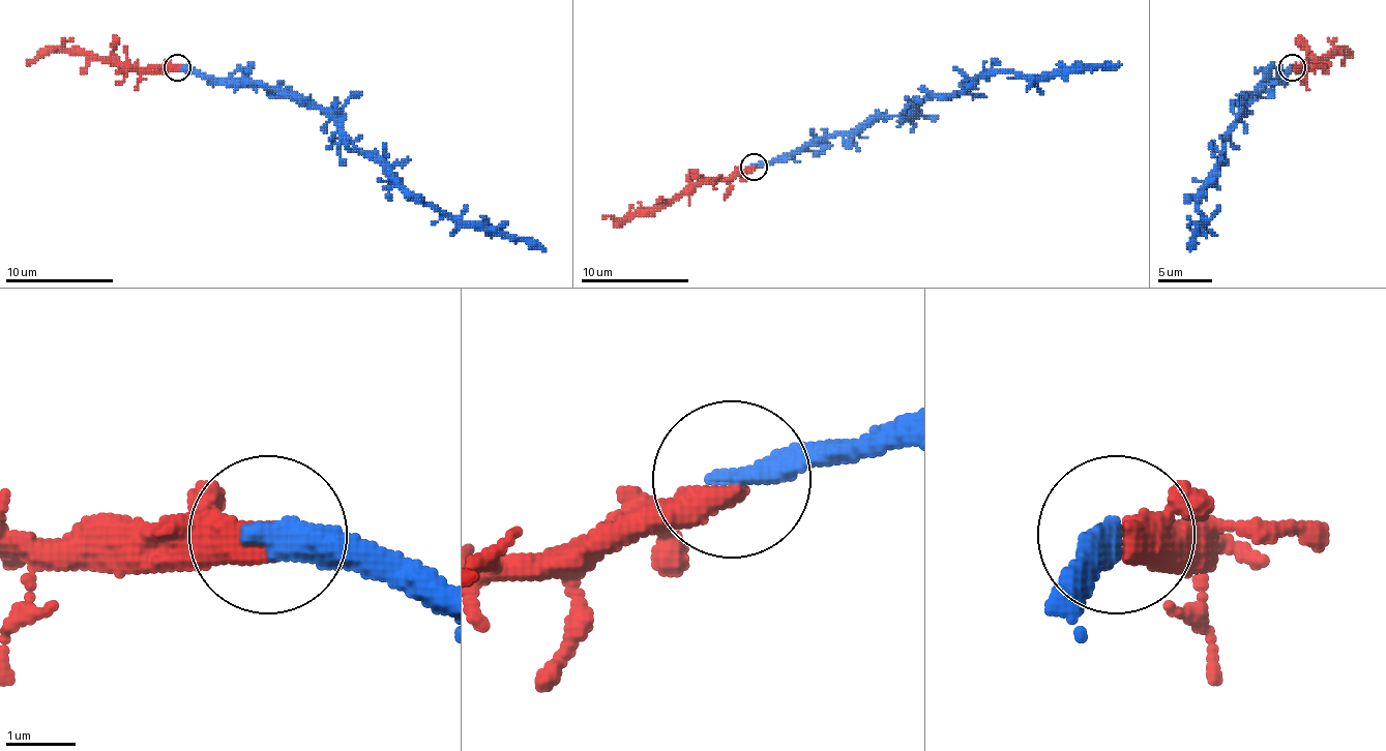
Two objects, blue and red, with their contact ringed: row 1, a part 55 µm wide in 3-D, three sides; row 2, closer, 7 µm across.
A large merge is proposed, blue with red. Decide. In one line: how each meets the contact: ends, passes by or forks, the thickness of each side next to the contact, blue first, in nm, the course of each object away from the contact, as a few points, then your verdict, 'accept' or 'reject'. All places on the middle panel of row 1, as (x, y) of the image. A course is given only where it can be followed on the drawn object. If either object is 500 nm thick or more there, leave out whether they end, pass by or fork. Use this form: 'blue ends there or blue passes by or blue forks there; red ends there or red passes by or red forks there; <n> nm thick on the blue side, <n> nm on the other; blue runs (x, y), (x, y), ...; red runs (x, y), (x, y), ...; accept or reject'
blue ends there; red ends there; 440 nm thick on the blue side, 480 nm on the other; blue runs (754, 167), (837, 134), (856, 134), (997, 72), (1121, 64); red runs (754, 167), (735, 170), (727, 178), (700, 178), (659, 205), (602, 218); accept

